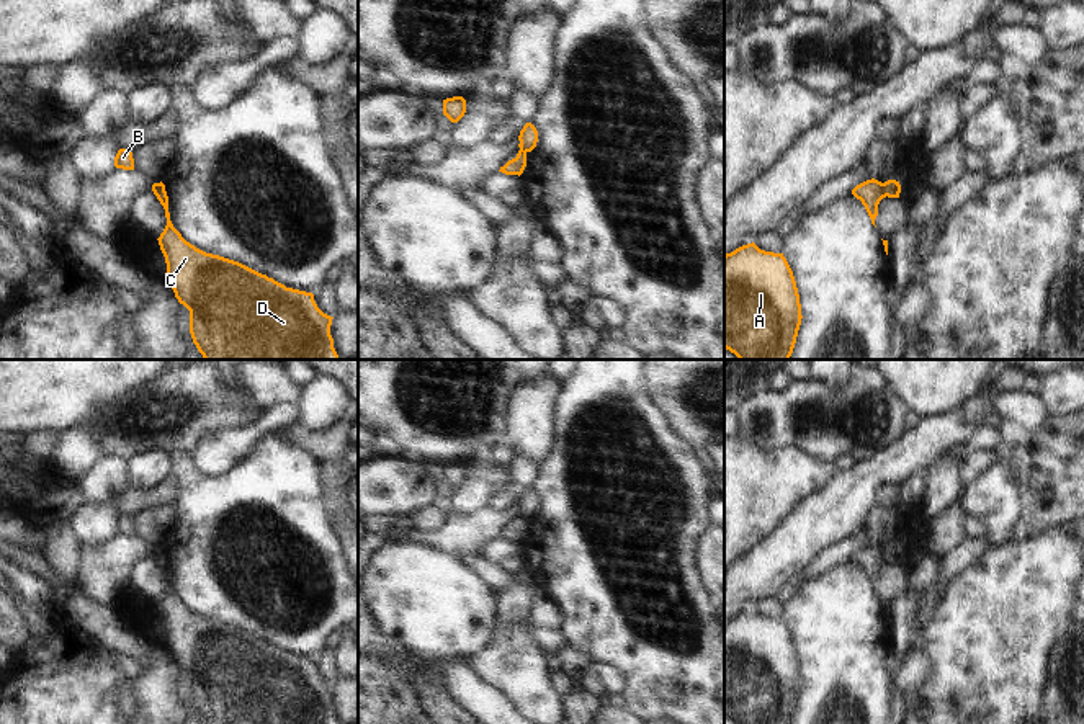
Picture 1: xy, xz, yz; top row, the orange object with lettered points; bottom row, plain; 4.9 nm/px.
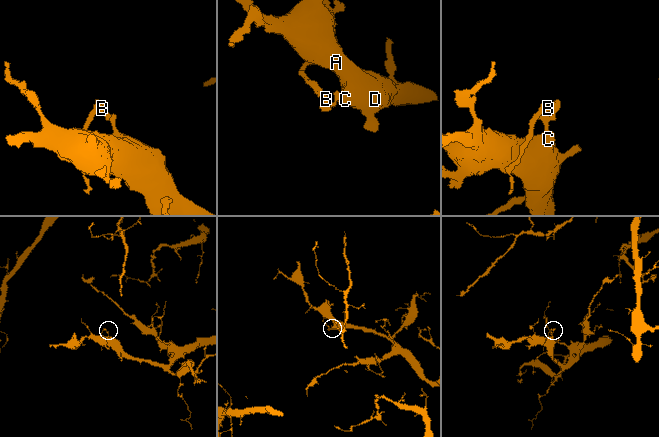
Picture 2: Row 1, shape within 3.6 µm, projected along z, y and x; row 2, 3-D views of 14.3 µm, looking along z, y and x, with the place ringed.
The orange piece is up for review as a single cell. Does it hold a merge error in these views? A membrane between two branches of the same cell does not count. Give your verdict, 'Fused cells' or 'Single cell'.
Fused cells

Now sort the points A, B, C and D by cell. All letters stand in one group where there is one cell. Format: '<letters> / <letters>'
A C D / B

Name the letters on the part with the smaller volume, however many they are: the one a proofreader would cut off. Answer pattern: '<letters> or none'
B

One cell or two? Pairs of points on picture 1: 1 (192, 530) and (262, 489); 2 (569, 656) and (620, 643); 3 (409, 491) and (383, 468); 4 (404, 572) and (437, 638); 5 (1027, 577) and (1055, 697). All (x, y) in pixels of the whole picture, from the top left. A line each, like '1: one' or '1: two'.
1: one
2: two
3: one
4: one
5: two

